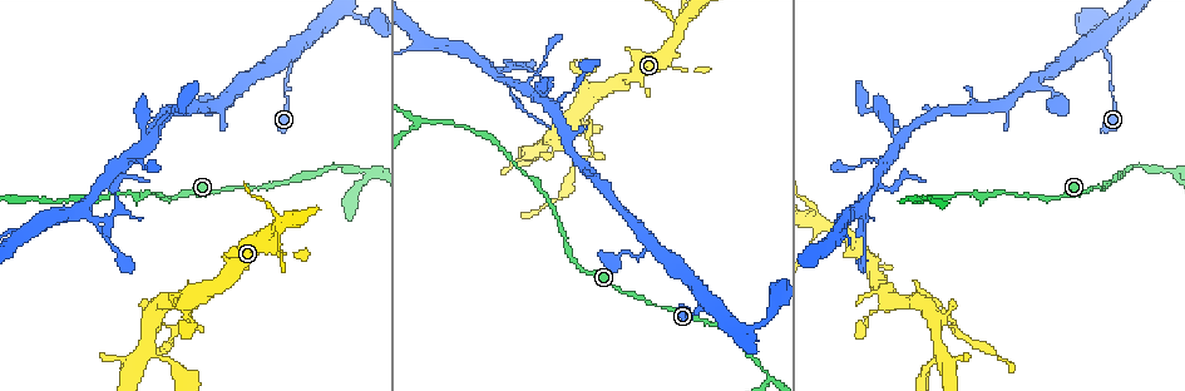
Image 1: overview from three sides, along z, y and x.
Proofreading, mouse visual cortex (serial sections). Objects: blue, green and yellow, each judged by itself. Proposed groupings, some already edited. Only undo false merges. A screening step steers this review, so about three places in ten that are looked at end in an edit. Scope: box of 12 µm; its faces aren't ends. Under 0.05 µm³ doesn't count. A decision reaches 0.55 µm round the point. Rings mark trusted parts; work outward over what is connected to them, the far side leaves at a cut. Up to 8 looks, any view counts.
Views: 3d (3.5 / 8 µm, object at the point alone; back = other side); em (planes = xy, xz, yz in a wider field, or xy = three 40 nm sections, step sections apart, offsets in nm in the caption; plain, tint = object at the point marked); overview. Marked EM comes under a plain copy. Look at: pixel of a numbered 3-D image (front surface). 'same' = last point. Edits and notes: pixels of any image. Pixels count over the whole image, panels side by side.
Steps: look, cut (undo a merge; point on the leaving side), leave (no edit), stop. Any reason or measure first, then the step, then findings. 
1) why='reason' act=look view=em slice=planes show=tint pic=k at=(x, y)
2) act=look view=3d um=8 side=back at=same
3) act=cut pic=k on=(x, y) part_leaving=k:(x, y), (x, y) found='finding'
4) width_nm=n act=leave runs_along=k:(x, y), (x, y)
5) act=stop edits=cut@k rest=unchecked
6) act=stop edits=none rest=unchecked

why='sharp bend' act=look view=3d um=3.5 pic=1 at=(586, 155)

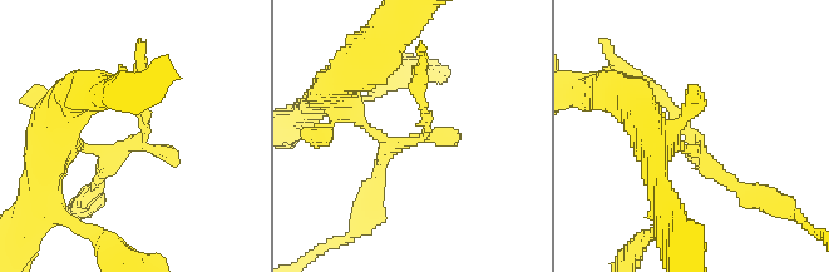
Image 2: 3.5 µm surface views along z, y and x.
act=look view=em slice=xy step=3 show=tint pic=2 at=(421, 138)

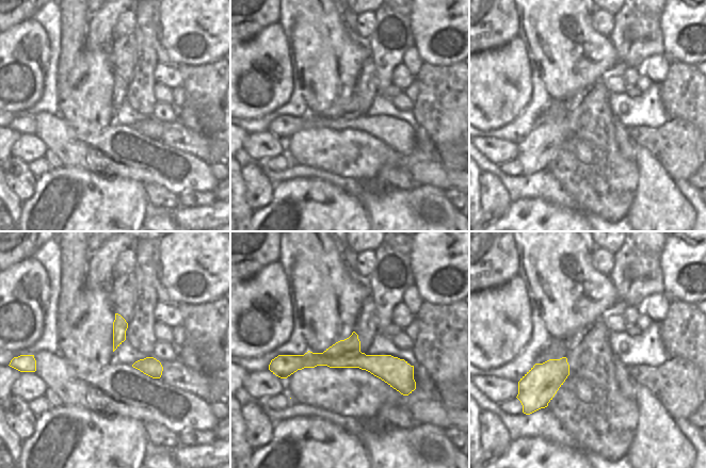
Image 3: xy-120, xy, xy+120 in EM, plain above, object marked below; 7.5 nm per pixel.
act=leave runs_along=3:(279, 359), (359, 359), (412, 384) found='continuous, no second cell'

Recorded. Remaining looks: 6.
why='branch point' act=look view=3d um=3.5 side=back pic=1 at=(916, 197)

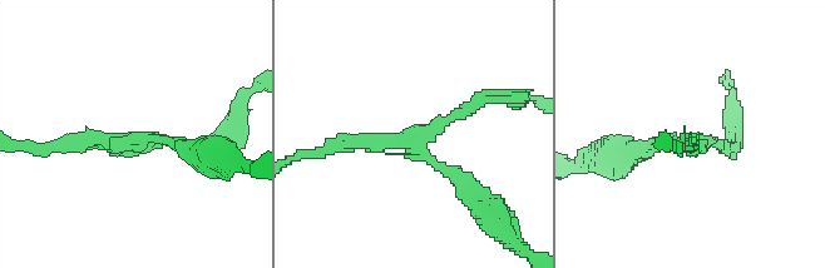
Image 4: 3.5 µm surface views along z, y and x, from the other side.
arms=3 arm_widths_nm=150,150,200 why='now the EM' act=look view=em slice=xy step=1 show=tint pic=4 at=(125, 144)

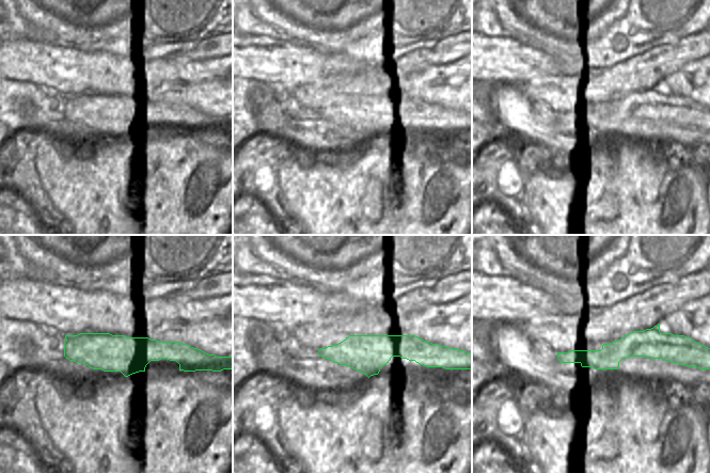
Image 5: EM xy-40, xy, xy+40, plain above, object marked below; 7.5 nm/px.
act=look view=em slice=xy step=2 show=tint at=same

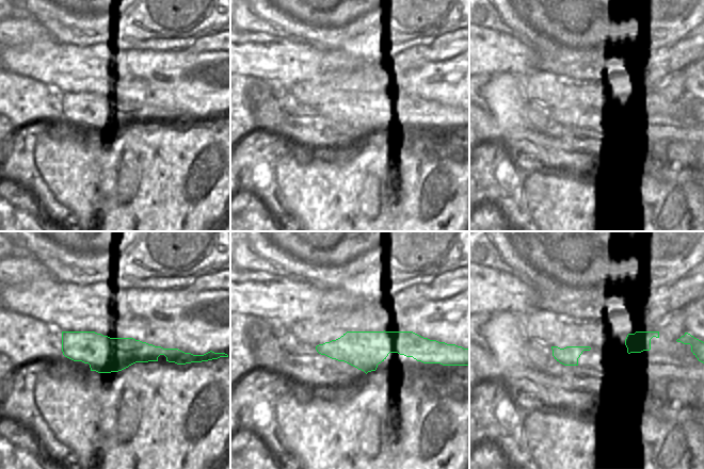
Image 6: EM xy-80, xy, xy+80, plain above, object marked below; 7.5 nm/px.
act=cut pic=4 on=(457, 177) part_leaving=4:(415, 147), (465, 185), (473, 218) found='a second cell is stuck on'

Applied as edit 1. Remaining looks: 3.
act=stop edits=cut@4 rest=unchecked

